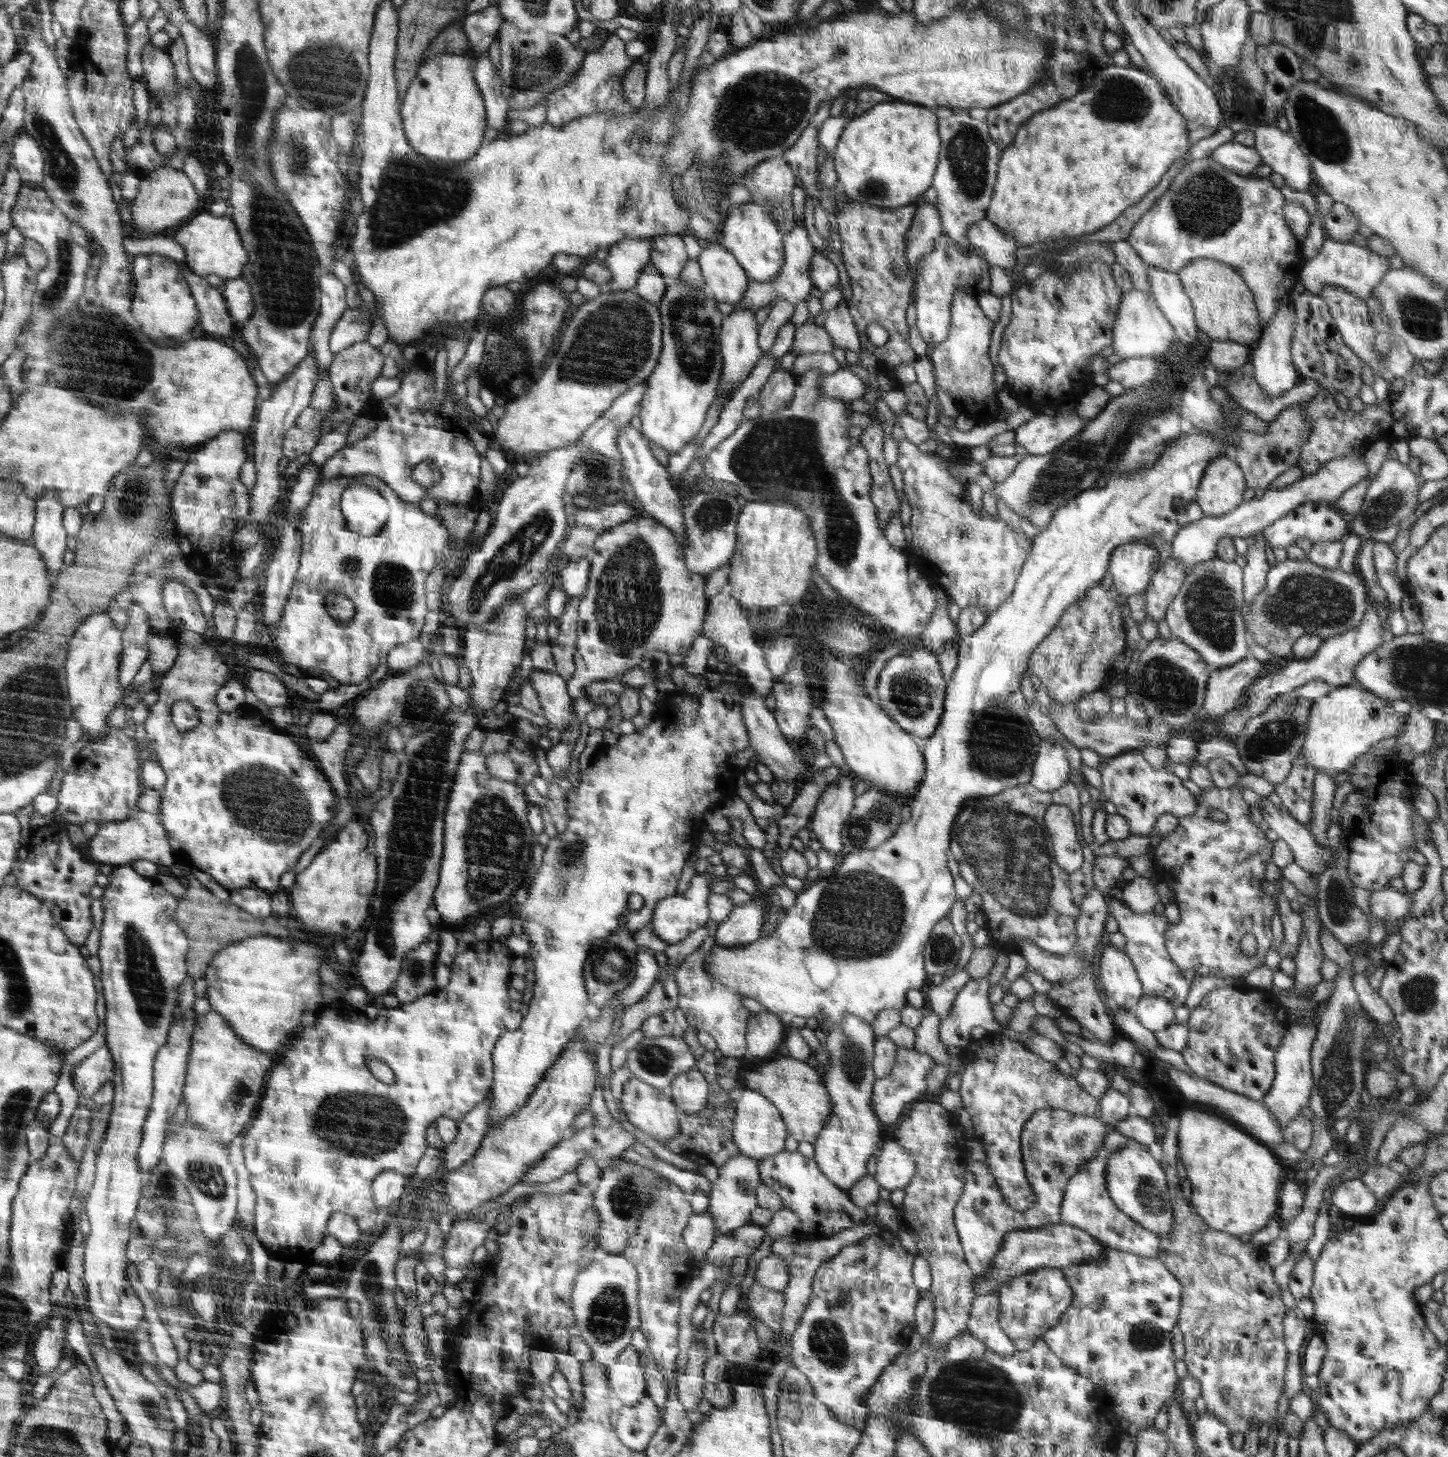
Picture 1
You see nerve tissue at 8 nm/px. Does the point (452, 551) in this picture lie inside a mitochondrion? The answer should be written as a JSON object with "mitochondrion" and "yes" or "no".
{"mitochondrion":"no"}

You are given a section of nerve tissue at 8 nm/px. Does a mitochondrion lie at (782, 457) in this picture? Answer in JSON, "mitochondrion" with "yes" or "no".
{"mitochondrion":"yes"}

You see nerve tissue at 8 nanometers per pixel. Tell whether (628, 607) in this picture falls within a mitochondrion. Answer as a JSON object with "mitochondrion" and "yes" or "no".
{"mitochondrion":"yes"}

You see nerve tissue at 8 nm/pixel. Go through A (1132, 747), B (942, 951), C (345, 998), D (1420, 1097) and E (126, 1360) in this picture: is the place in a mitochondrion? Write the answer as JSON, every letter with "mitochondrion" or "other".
{"A":"other","B":"mitochondrion","C":"other","D":"other","E":"other"}

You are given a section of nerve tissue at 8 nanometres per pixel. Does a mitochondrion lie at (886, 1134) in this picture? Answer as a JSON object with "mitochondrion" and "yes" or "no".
{"mitochondrion":"no"}

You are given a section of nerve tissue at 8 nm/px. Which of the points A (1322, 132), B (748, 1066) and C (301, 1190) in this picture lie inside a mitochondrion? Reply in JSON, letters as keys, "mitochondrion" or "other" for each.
{"A":"mitochondrion","B":"other","C":"other"}

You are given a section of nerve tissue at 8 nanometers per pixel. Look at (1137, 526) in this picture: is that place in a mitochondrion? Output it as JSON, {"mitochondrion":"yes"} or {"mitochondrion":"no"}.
{"mitochondrion":"no"}

